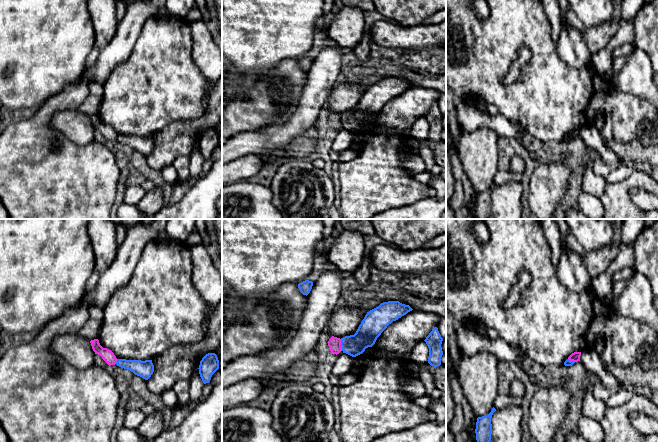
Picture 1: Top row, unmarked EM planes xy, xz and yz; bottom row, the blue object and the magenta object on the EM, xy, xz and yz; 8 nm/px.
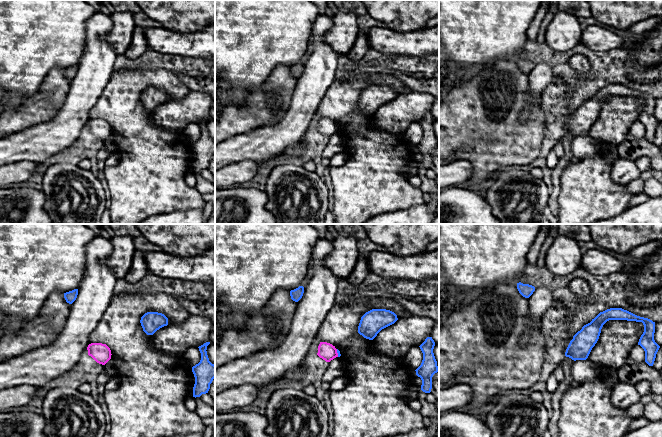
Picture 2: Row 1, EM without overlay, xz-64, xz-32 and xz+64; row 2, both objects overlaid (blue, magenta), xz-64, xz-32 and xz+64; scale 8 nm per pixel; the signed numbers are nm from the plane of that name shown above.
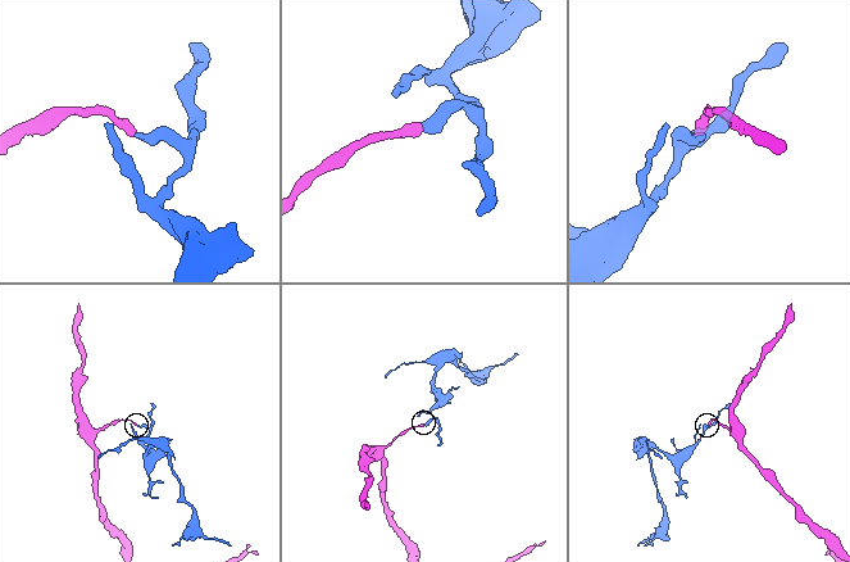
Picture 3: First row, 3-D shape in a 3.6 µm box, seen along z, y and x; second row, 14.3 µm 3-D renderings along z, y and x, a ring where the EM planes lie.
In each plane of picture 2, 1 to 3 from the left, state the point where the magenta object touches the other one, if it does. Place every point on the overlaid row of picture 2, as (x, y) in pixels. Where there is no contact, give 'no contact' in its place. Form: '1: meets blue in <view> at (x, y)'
1: no contact
2: meets blue in xz-32 at (337, 352)
3: no contact

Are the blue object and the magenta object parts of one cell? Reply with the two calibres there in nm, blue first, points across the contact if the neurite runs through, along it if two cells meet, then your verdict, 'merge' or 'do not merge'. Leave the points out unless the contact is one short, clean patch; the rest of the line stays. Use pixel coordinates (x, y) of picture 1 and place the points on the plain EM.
180/110 nm | along xz (340, 115), (342, 126) | do not merge

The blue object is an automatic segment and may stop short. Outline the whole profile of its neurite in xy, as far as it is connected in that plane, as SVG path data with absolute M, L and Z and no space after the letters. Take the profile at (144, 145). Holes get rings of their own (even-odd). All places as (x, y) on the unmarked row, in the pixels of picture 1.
M117 135L116 141L130 146L135 151L142 153L145 156L148 156L154 148L154 141L152 136L126 136L126 135Z

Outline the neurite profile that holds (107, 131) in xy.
M98 115L91 116L90 119L95 130L100 131L109 142L116 140L117 134L114 129L107 124L103 124Z

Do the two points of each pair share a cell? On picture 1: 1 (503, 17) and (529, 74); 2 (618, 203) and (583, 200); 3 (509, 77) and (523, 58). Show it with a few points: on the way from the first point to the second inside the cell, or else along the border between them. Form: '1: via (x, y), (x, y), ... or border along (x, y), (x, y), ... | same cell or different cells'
1: via (517, 31), (535, 49), (535, 60) | same cell
2: border along (599, 198), (603, 208) | different cells
3: via (514, 72), (515, 67), (519, 63) | same cell

